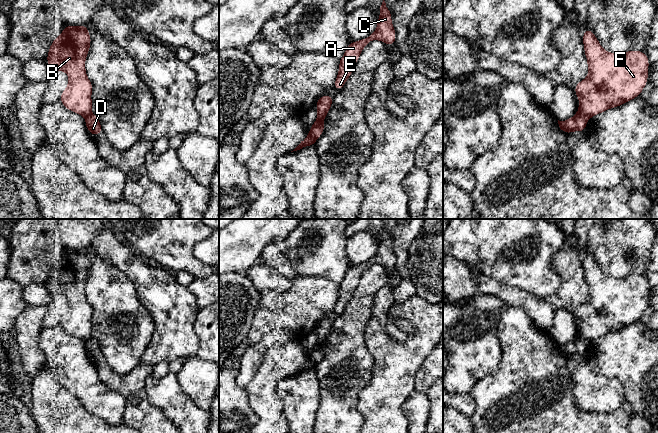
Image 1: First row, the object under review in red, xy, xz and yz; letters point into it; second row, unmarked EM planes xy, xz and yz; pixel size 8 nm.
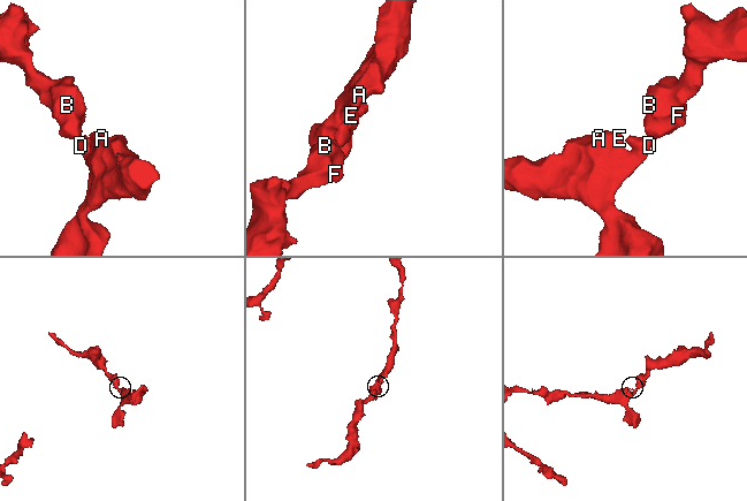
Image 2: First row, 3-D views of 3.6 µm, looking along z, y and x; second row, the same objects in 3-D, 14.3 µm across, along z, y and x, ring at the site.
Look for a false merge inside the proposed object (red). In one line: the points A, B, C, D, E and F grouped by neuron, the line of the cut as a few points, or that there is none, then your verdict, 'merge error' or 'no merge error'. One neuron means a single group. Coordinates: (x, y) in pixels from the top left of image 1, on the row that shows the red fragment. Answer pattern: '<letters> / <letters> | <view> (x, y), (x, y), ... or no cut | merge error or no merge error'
A C D E / B F | yz (578, 111), (587, 118) | merge error

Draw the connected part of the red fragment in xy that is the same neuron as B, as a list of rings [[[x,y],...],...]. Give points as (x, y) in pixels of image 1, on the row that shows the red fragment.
[[[65,25],[63,32],[50,45],[47,54],[51,72],[65,71],[69,78],[67,87],[61,93],[60,102],[66,109],[85,118],[92,114],[93,85],[85,68],[91,41],[87,25]]]

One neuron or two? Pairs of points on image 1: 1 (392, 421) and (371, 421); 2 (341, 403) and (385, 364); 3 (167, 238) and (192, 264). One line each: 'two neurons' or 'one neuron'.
1: one neuron
2: two neurons
3: one neuron

